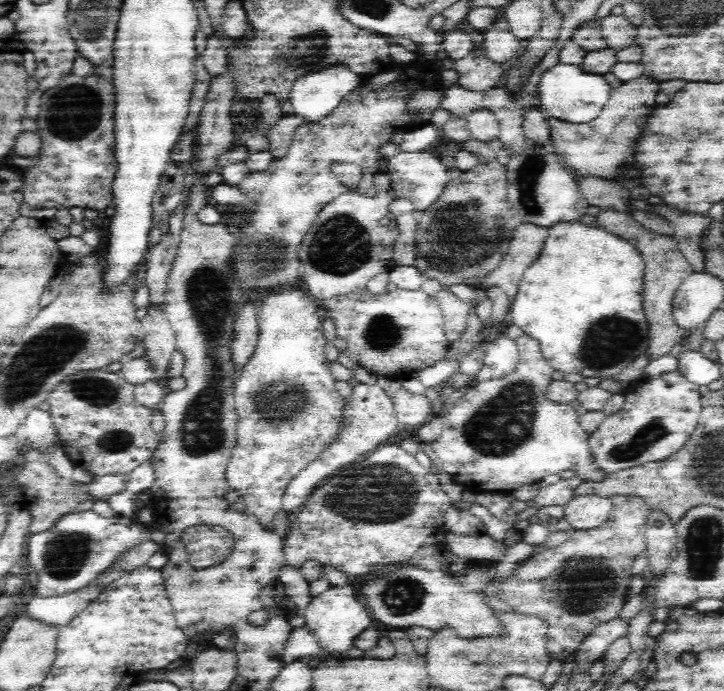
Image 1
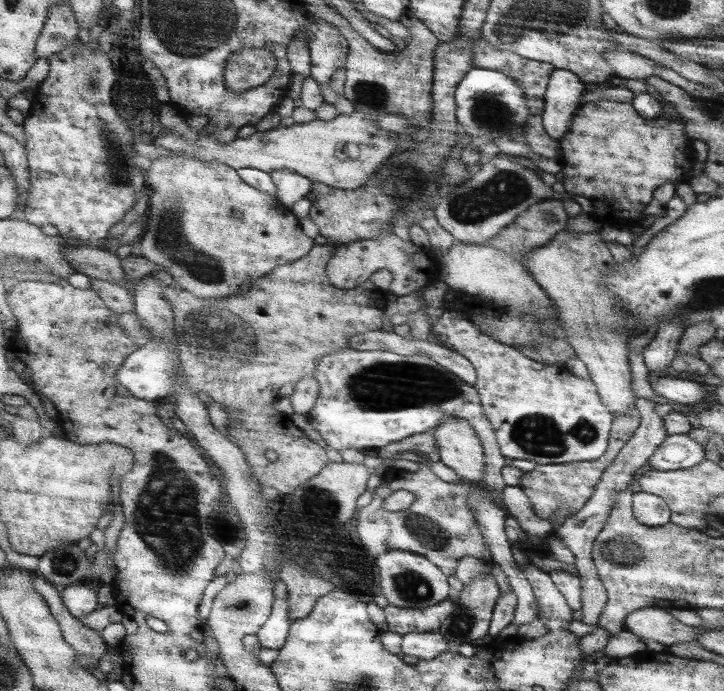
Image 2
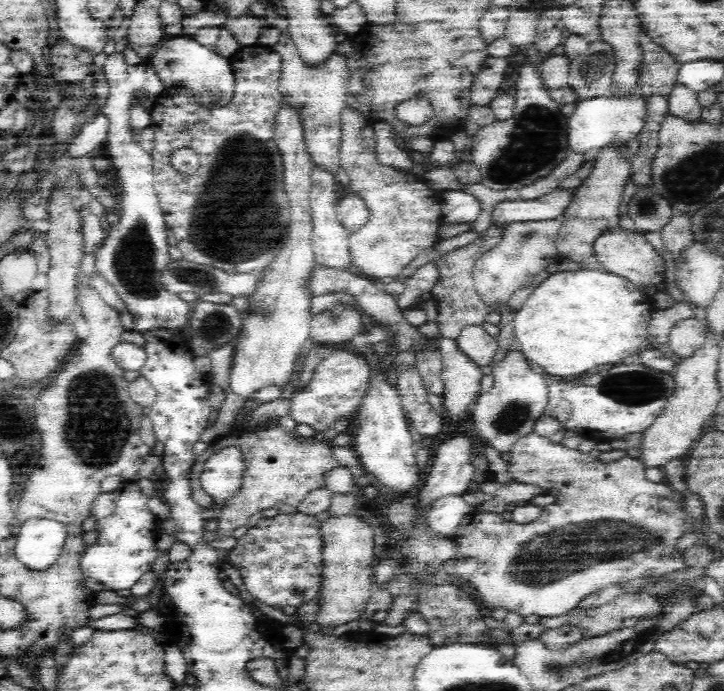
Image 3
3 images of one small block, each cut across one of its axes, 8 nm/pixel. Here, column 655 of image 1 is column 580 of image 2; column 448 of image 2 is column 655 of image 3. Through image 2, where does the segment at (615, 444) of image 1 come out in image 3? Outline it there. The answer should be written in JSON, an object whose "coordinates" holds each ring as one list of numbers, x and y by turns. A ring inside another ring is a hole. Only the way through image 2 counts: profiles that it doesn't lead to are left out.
{"coordinates":[[680,302,676,306,672,306,672,308,666,308,666,310,656,308,656,312,650,316,650,336,648,336,648,340,654,346,666,344,672,326,678,320,688,320,688,318,694,318,694,316,696,316,694,306,690,306,686,302]]}

